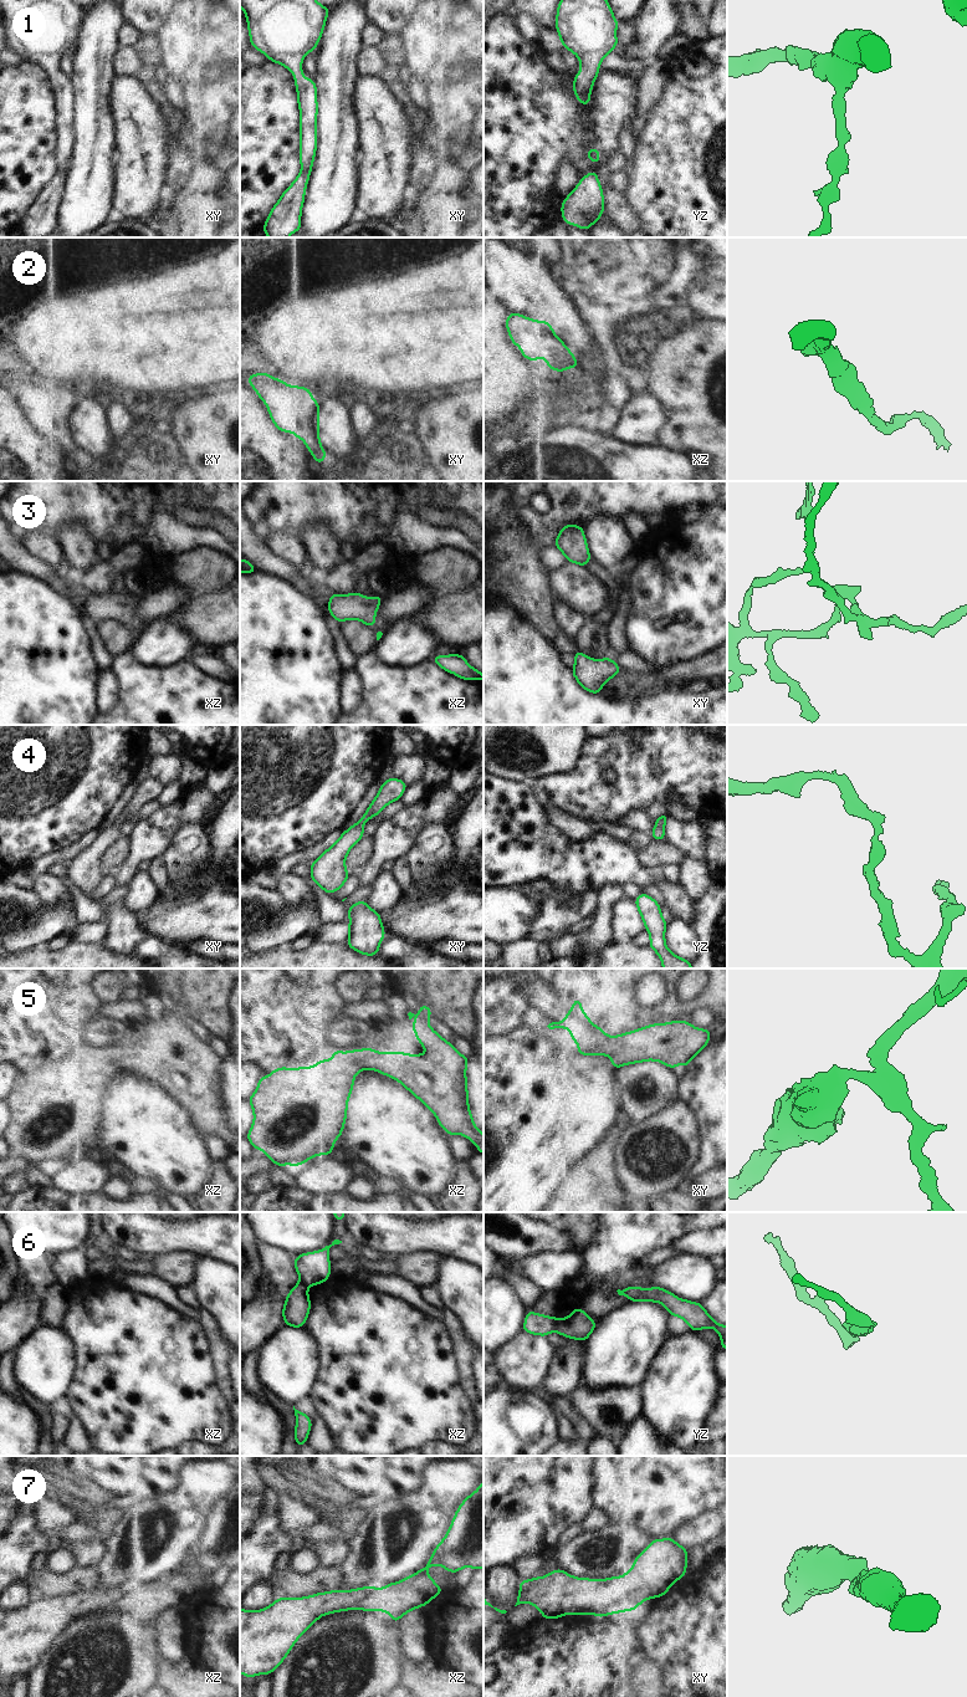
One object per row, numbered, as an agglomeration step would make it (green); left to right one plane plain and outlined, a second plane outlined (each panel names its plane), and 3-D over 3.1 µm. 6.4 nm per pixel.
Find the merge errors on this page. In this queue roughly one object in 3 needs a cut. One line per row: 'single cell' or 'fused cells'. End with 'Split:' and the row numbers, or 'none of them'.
1: single cell
2: single cell
3: single cell
4: single cell
5: single cell
6: fused cells
7: single cell
Split: 6

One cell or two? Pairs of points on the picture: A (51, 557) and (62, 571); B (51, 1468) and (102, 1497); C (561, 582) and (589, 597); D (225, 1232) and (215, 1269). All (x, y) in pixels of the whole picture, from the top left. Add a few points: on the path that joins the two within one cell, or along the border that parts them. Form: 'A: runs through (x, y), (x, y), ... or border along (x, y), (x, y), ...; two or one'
A: border along (64, 557), (55, 570); two
B: runs through (64, 1480), (90, 1492); one
C: runs through (568, 583), (582, 591); one
D: border along (195, 1252), (223, 1260), (226, 1263); two

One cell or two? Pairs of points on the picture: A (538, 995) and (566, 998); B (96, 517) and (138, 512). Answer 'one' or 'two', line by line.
A: one
B: one

